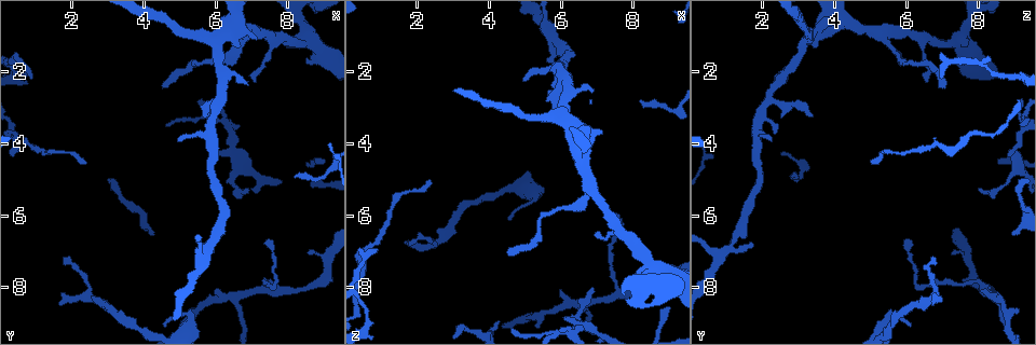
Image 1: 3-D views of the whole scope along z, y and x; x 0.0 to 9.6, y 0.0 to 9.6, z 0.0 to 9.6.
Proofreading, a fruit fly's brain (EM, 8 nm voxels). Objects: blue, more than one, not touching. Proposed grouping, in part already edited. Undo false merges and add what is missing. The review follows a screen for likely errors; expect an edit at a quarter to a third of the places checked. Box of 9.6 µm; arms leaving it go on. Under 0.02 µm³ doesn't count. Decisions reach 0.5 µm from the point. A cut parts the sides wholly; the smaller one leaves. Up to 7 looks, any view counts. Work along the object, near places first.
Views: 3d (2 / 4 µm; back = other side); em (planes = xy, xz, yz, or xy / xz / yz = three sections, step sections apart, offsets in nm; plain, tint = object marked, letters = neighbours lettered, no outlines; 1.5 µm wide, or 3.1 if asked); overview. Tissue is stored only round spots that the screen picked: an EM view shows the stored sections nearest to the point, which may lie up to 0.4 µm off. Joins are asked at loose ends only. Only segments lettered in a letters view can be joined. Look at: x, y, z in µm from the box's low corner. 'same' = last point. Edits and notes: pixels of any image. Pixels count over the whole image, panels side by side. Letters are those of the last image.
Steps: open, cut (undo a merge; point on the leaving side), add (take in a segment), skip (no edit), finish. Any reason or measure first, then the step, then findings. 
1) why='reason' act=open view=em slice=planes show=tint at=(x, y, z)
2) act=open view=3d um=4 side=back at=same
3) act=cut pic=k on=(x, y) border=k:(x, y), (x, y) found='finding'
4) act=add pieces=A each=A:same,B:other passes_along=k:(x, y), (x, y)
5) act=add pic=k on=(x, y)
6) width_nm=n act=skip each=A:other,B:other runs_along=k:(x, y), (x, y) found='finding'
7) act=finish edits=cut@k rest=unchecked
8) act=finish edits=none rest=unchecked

why='branch stops here' act=open view=em slice=planes show=plain at=(4.55, 9.15, 6.15)

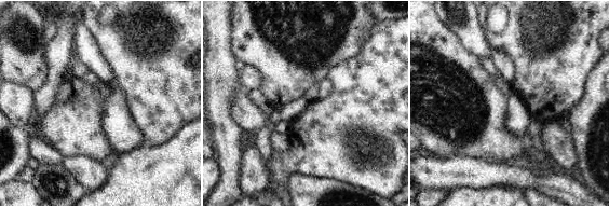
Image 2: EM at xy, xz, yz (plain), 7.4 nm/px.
why='what lies round it' act=open view=em slice=planes show=letters at=same

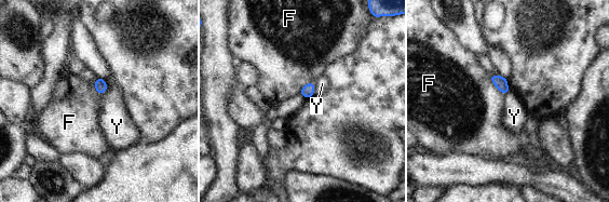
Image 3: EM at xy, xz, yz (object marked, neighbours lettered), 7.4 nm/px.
width_nm=90 act=skip each=F:other,Y:other border=3:(98, 76), (107, 85), (100, 95) found='no lettered segment goes on from it'

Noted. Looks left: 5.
why='thin end' act=open view=3d um=4 at=(6.85, 5.30, 8.00)

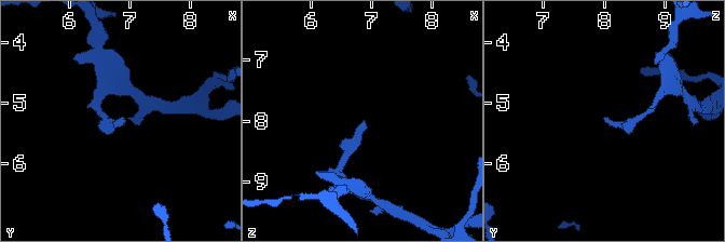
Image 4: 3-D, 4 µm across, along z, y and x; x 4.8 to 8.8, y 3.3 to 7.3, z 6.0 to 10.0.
why='shape alone is not enough' act=open view=em slice=planes show=letters at=(6.90, 5.30, 7.95)

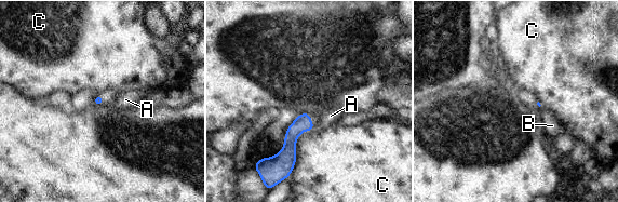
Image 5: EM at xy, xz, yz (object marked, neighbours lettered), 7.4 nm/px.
act=skip each=A:other,B:other,C:other runs_along=5:(306, 116), (276, 159) found='no lettered segment goes on from it'

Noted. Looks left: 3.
why='free end' act=open view=em slice=planes show=plain at=(2.30, 4.50, 4.95)

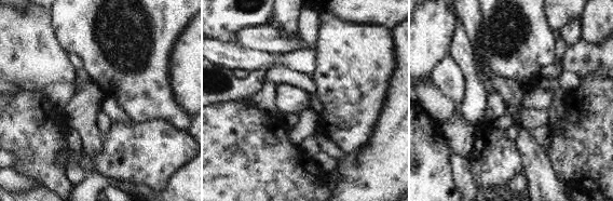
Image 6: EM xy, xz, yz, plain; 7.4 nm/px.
why='what lies round it' act=open view=em slice=planes show=letters at=same

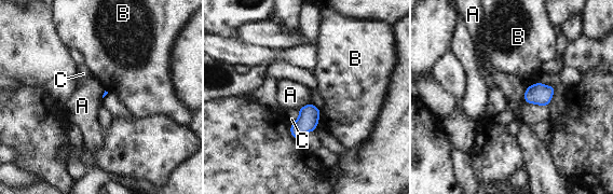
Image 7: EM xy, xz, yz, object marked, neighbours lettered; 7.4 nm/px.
act=skip each=A:other,B:other,C:other border=7:(527, 86), (523, 102) found='none of them fits'

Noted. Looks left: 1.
act=finish edits=none rest=unchecked

